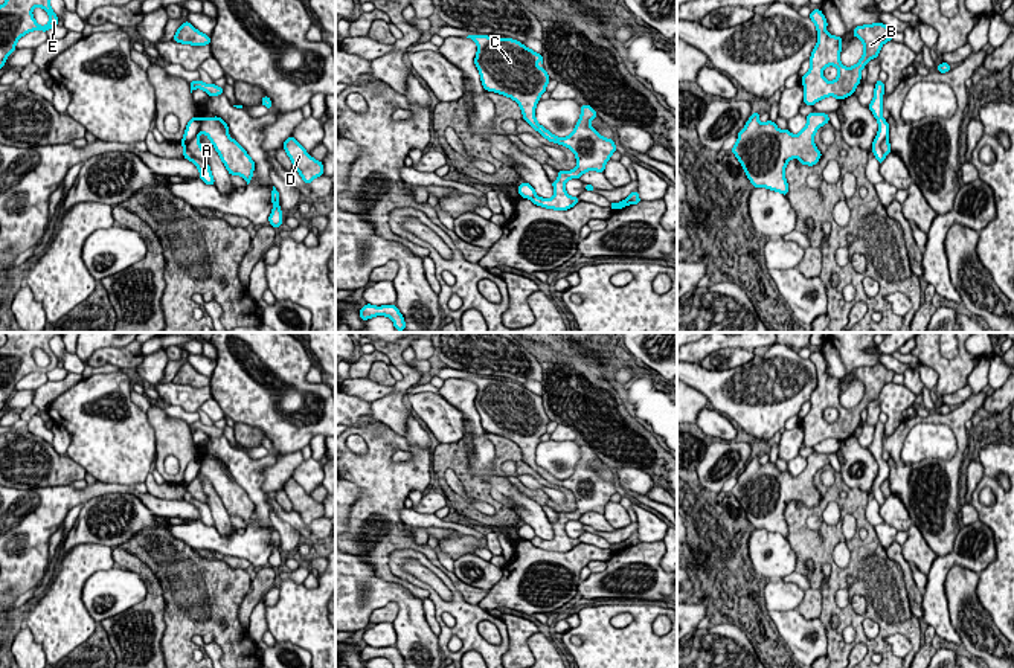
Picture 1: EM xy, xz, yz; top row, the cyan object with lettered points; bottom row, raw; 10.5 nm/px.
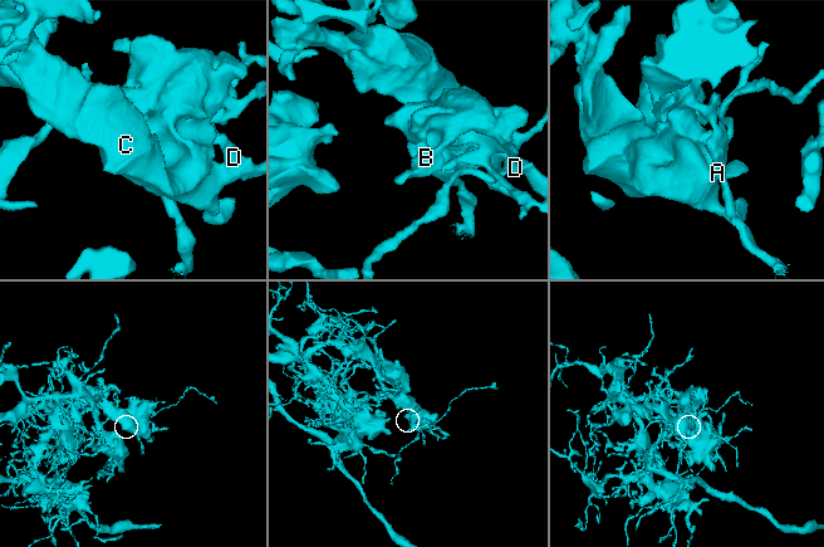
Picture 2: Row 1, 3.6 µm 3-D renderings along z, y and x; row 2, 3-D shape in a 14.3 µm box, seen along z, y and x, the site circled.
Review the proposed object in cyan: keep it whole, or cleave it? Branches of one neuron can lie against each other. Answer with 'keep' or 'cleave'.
cleave

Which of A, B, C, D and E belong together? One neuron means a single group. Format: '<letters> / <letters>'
A / B C D E

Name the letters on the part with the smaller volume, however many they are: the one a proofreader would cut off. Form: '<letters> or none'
A

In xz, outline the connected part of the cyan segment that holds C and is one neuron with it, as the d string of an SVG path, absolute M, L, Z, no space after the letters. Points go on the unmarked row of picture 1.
M468 377L477 386L474 406L480 415L482 427L488 433L496 433L514 441L523 461L549 483L567 488L576 499L576 509L572 512L557 512L558 520L552 523L554 538L532 538L537 548L555 552L567 552L579 544L578 538L566 534L566 523L579 520L587 512L605 512L605 505L616 493L614 482L602 479L590 462L598 459L590 447L581 447L581 458L575 471L567 479L557 479L535 461L535 448L550 422L547 413L538 409L543 398L517 381L496 380L486 377Z

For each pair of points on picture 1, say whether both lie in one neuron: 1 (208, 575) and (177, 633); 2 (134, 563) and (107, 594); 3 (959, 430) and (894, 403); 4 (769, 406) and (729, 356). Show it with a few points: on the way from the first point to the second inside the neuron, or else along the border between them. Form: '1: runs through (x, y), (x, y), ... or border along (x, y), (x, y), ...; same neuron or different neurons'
1: runs through (208, 589), (183, 619); same neuron
2: border along (116, 565), (145, 583), (147, 595), (134, 606); different neurons
3: border along (904, 418), (891, 433), (885, 435); different neurons
4: border along (755, 356), (725, 369), (705, 369), (700, 365); different neurons

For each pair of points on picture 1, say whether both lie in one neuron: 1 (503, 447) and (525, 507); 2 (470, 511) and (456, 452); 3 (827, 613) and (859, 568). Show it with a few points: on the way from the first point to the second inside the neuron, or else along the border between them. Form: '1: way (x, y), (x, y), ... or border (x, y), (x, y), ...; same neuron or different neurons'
1: border (493, 470), (534, 499), (542, 508); different neurons
2: way (455, 499), (441, 484), (441, 467); same neuron
3: way (828, 600), (828, 590), (845, 574); same neuron

